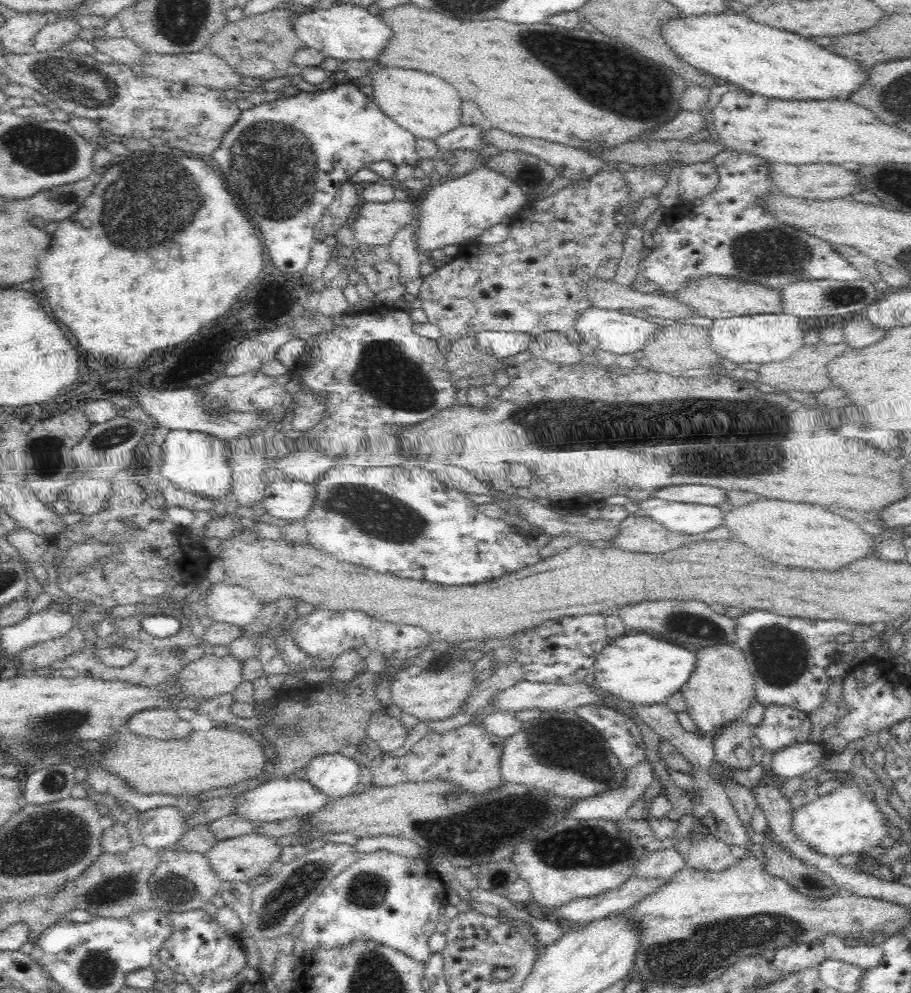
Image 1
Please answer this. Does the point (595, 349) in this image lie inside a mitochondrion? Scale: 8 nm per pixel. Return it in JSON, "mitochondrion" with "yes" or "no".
{"mitochondrion":"no"}

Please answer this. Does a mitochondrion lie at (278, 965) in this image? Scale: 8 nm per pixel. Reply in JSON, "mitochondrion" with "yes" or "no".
{"mitochondrion":"no"}

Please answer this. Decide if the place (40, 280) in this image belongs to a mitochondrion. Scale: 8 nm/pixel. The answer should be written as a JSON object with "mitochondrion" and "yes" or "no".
{"mitochondrion":"no"}

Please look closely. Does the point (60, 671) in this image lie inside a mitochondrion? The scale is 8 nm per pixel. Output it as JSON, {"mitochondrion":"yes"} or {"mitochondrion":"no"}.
{"mitochondrion":"no"}

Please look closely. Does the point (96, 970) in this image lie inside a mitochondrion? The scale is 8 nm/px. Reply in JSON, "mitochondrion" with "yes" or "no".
{"mitochondrion":"yes"}

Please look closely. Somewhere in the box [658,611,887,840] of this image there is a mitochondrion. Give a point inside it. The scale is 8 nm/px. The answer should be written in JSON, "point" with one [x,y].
{"point":[780,656]}

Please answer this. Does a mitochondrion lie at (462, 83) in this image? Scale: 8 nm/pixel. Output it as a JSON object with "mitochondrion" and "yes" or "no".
{"mitochondrion":"no"}

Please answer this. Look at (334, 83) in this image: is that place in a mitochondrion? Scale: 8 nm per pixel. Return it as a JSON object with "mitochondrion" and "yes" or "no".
{"mitochondrion":"no"}

